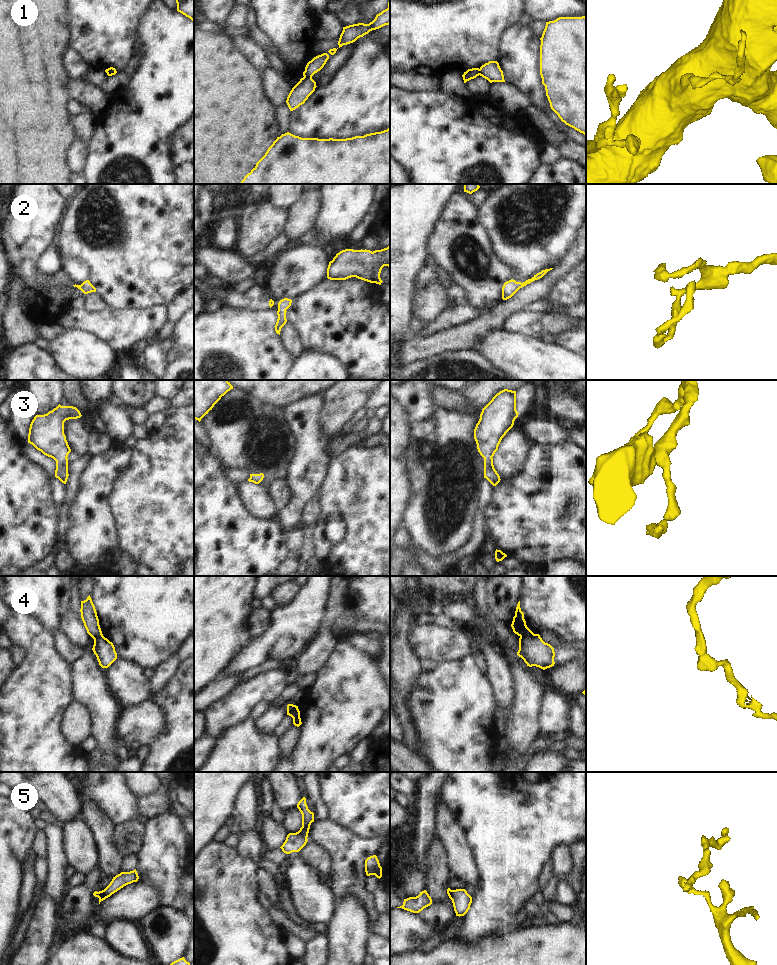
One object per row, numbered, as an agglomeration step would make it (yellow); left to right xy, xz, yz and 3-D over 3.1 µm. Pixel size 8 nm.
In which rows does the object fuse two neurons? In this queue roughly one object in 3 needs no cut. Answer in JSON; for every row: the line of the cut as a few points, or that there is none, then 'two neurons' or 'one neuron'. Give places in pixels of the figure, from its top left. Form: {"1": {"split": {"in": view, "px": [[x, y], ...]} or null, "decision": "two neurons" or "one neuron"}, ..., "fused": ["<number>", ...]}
{"1": {"split": {"in": "xz", "px": [[304, 76], [311, 78]]}, "decision": "two neurons"}, "2": {"split": null, "decision": "one neuron"}, "3": {"split": null, "decision": "one neuron"}, "4": {"split": {"in": "yz", "px": [[533, 633], [527, 636], [520, 636]]}, "decision": "two neurons"}, "5": {"split": {"in": "xz", "px": [[298, 831], [306, 838]]}, "decision": "two neurons"}, "fused": ["1", "4", "5"]}

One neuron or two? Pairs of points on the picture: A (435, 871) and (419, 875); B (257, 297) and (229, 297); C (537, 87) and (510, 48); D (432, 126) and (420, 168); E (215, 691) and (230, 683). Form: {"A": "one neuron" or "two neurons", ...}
{"A": "two neurons", "B": "one neuron", "C": "one neuron", "D": "one neuron", "E": "one neuron"}

